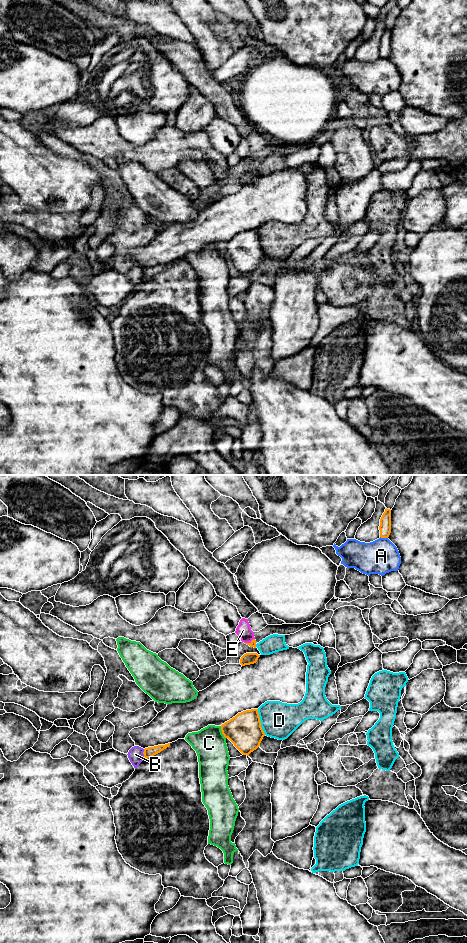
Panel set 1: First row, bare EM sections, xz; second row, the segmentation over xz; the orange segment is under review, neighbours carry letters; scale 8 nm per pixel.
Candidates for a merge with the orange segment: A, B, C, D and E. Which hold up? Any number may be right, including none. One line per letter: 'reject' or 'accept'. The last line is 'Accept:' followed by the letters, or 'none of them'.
A: reject
B: reject
C: reject
D: reject
E: reject
Accept: none of them

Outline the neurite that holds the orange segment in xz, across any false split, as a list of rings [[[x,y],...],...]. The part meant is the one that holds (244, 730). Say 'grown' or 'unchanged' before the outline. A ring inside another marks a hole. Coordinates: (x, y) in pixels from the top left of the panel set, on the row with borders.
unchanged; [[[258,709],[246,710],[221,725],[221,731],[234,746],[249,756],[256,750],[265,736],[261,727]]]

